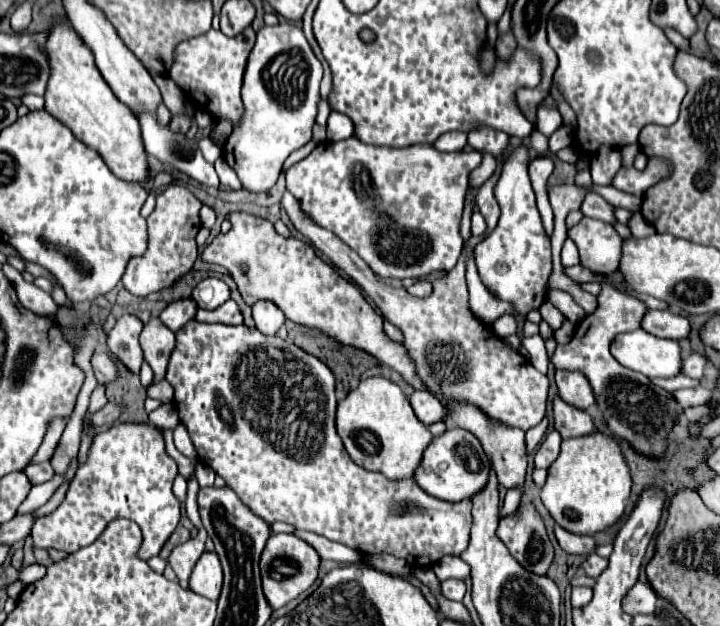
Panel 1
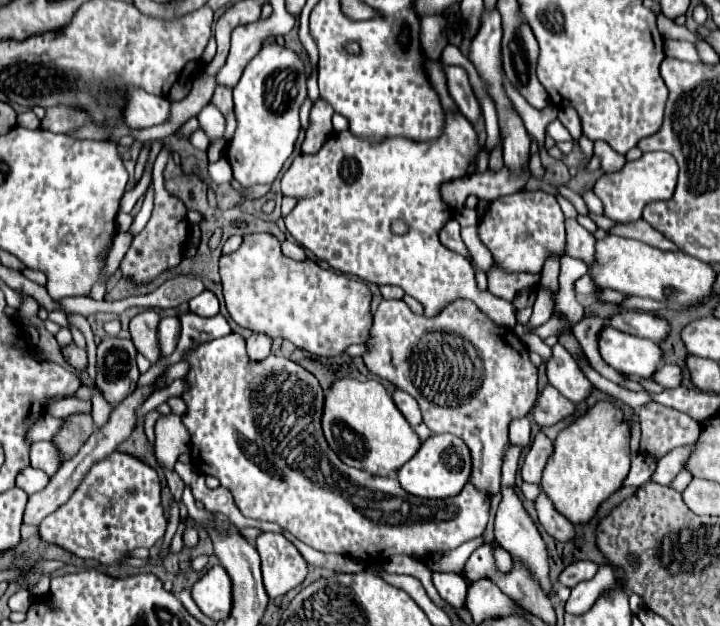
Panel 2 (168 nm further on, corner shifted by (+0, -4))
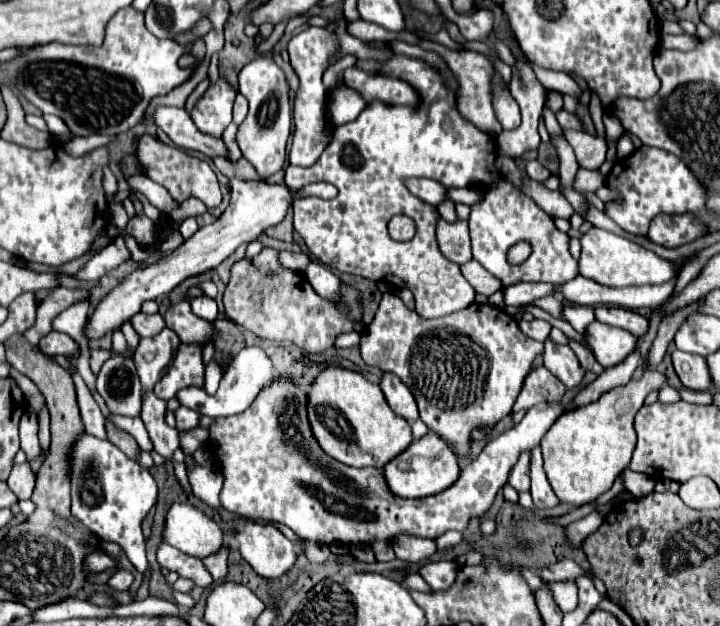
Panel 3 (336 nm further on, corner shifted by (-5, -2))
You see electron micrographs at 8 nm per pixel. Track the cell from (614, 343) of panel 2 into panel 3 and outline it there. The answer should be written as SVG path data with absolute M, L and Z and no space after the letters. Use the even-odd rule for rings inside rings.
M593 321L585 331L585 341L597 359L599 365L617 365L635 349L637 337L627 333L625 329L615 329L611 325L603 325L599 321Z

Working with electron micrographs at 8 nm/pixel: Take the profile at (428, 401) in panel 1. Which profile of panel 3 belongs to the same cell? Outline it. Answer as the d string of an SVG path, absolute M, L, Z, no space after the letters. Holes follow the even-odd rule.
M383 373L383 379L379 383L389 407L401 415L403 419L407 419L409 423L413 423L415 419L419 419L419 413L417 413L417 405L415 405L415 399L411 395L411 391L407 389L407 385L393 373Z

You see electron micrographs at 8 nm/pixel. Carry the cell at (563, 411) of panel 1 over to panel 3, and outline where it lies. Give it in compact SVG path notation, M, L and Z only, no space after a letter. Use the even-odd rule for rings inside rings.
M533 367L521 387L521 393L513 405L513 411L531 409L543 401L561 401L565 395L565 385L545 367Z

